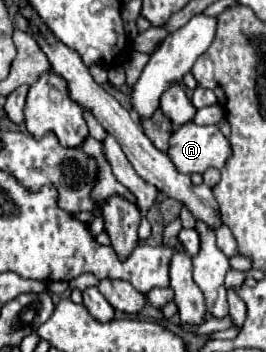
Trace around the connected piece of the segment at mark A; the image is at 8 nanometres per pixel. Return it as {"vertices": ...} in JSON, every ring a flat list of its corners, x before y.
{"vertices":[[187,122,173,130,167,154,181,174,203,174,207,168,221,168,231,156,229,140,217,126]]}

